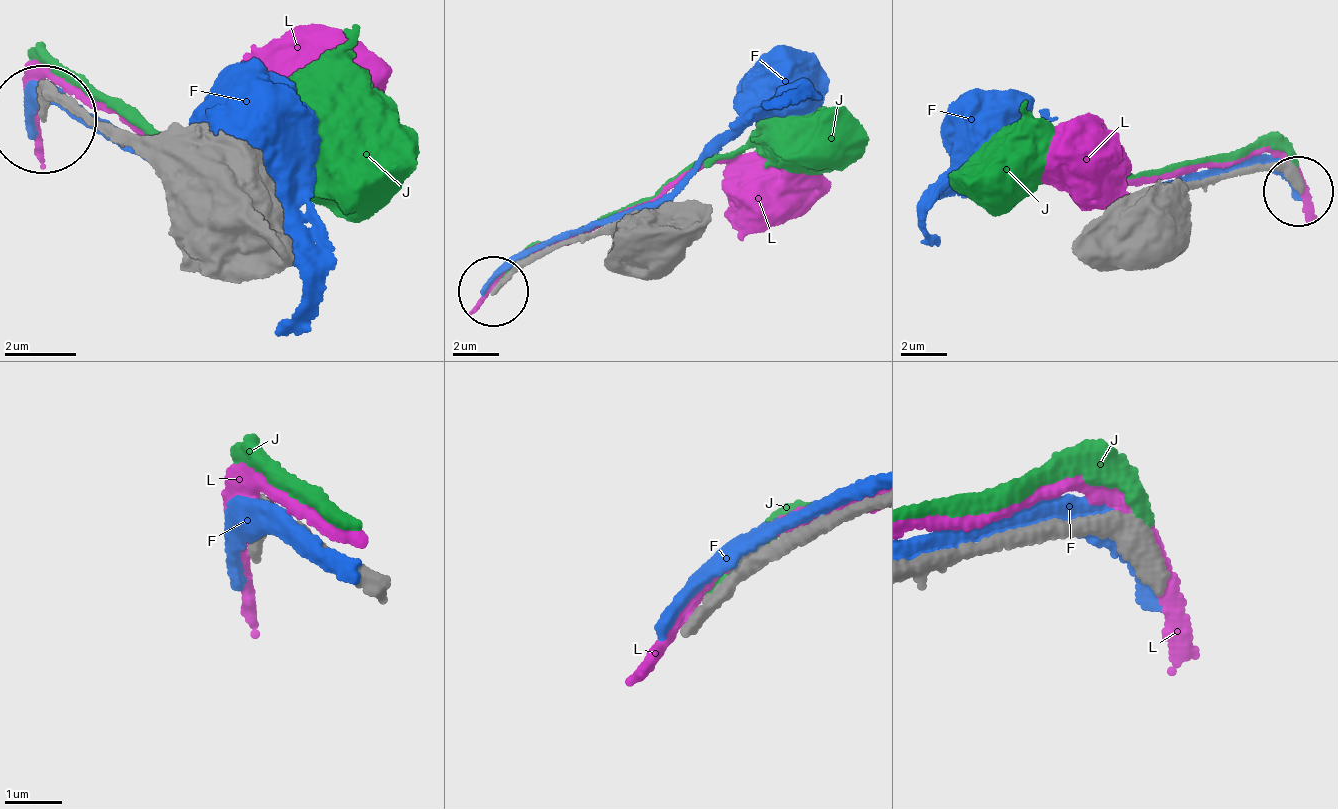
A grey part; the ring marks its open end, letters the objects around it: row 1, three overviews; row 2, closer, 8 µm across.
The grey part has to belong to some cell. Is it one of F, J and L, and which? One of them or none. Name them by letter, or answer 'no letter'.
no letter

